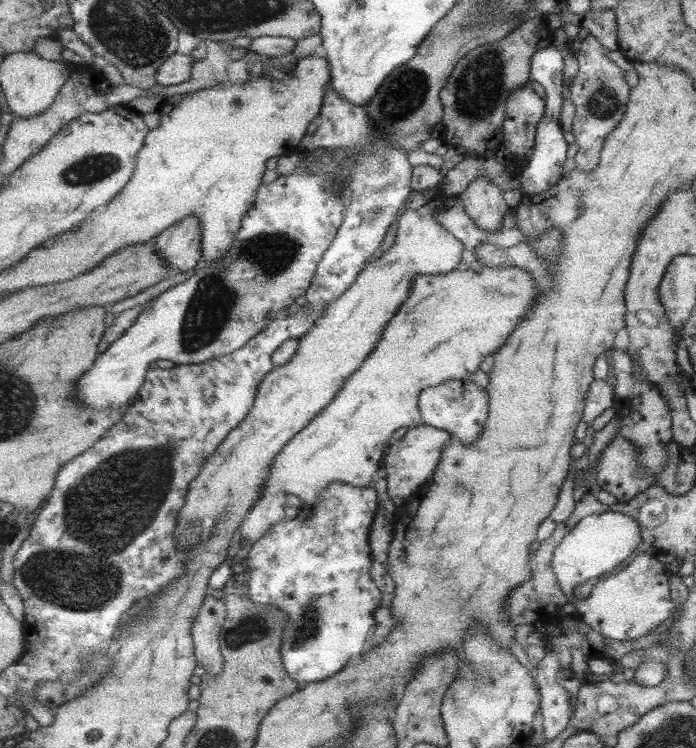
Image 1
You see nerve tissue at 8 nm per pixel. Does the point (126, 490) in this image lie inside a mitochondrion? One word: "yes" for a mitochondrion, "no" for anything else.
yes

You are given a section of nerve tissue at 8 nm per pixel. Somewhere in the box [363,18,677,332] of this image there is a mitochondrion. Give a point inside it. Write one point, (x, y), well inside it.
(477, 89)

